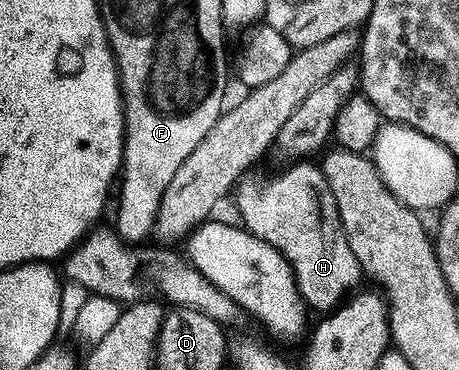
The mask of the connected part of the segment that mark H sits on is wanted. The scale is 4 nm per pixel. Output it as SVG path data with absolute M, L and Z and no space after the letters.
M313 162L290 163L293 165L278 176L264 176L263 173L257 172L258 170L250 171L237 181L235 197L237 196L237 212L242 220L240 223L245 231L279 250L279 254L283 254L285 261L293 267L293 277L297 279L297 288L301 292L302 300L312 311L314 308L315 311L321 312L317 314L328 314L360 285L357 283L363 280L363 273L348 245L328 180L316 163L309 163Z

